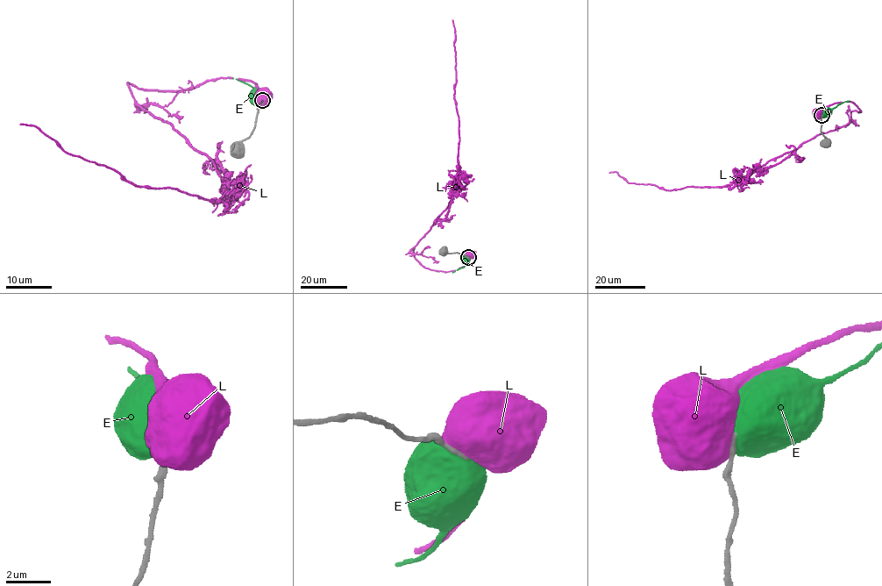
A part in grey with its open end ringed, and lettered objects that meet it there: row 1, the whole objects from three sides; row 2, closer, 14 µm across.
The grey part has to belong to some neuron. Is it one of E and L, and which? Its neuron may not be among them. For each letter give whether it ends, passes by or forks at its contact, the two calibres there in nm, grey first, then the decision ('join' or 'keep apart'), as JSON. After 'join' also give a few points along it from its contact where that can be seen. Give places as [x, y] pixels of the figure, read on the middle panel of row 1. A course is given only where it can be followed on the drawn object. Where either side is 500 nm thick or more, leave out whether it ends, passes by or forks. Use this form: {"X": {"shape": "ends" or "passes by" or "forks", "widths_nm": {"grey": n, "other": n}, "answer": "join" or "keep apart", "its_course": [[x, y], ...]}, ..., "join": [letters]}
{"E": {"widths_nm": {"grey": 240, "other": 850}, "answer": "keep apart"}, "L": {"widths_nm": {"grey": 280, "other": 800}, "answer": "keep apart"}, "join": []}

